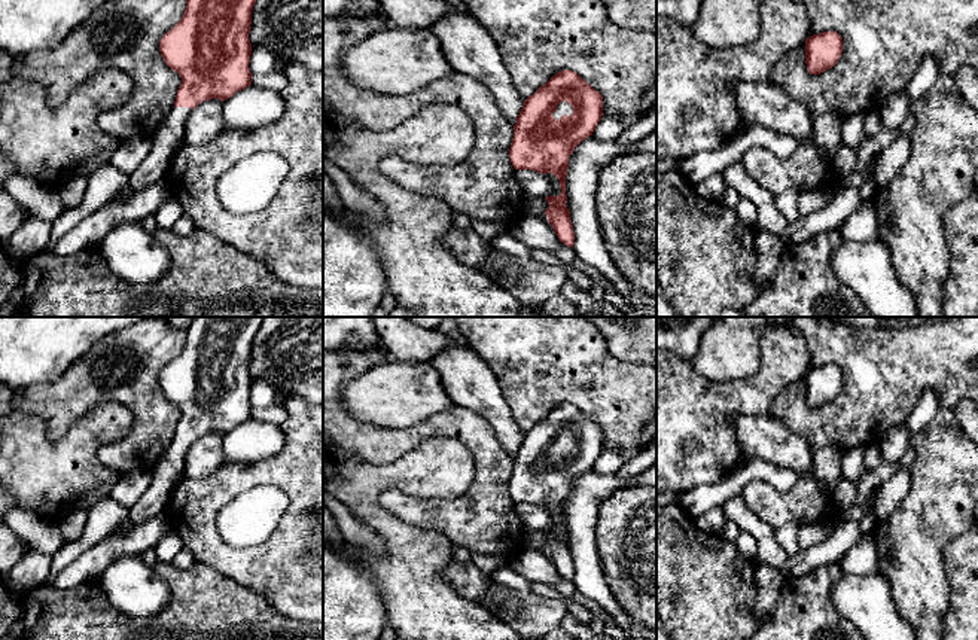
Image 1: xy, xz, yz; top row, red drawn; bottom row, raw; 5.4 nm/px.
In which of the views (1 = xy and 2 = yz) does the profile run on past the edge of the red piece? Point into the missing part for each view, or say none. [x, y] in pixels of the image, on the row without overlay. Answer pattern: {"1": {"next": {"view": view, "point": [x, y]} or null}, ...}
{"1": {"next": {"view": "xy", "point": [168, 468]}}, "2": {"next": null}}

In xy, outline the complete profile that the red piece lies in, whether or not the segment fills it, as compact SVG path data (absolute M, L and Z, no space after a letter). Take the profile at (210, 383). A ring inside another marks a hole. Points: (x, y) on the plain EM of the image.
M194 317L186 330L182 353L159 374L159 385L165 397L179 406L182 417L177 423L174 441L150 470L149 488L130 509L128 521L132 525L165 512L170 493L183 473L185 455L199 436L211 432L225 435L252 418L249 366L252 344L259 327L261 317Z

